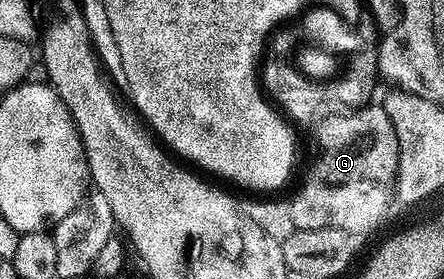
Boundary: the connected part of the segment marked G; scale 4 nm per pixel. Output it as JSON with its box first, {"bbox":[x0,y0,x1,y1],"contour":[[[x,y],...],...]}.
{"bbox":[291,105,398,237],"contour":[[[365,105],[345,117],[328,117],[314,129],[320,156],[308,171],[304,184],[296,196],[291,196],[291,220],[297,231],[302,229],[342,229],[351,235],[363,237],[384,219],[388,206],[394,203],[396,170],[398,169],[398,137],[394,125],[383,106]]]}

